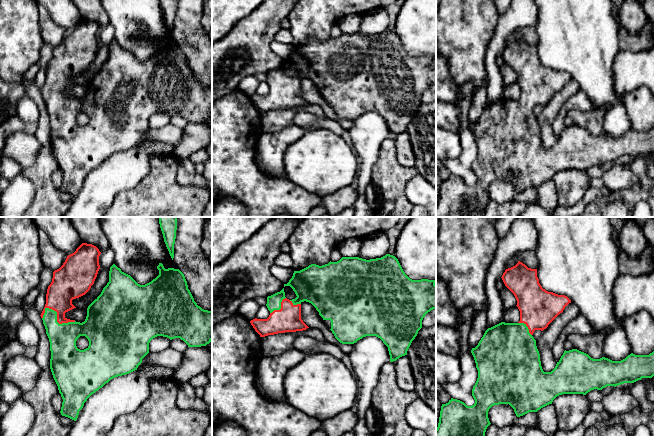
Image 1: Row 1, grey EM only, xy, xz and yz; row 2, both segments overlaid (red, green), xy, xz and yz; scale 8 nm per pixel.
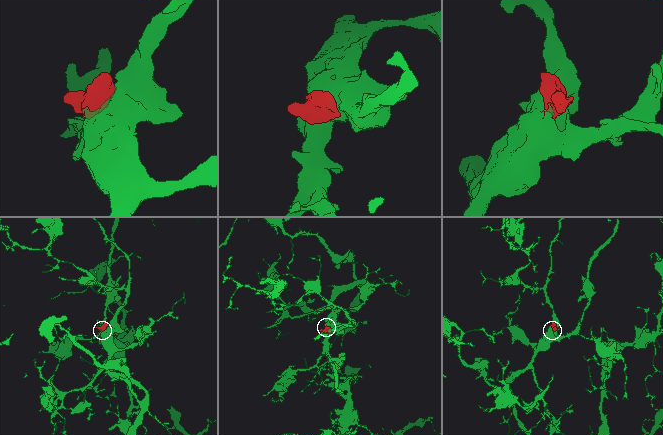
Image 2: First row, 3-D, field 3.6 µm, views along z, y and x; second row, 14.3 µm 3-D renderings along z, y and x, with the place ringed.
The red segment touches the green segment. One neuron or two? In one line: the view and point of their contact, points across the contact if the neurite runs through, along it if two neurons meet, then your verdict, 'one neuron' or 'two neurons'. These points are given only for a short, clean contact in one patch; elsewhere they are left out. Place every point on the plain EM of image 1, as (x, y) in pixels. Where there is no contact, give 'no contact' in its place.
contact xy (57, 96); way xy (62, 66), (57, 80), (57, 96), (62, 113); one neuron

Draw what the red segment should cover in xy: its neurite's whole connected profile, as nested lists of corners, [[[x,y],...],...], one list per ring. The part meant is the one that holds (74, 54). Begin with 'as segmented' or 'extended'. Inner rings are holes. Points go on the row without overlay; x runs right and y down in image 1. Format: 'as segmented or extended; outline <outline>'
extended; outline [[[82,19],[74,29],[67,32],[63,41],[53,48],[52,58],[47,65],[46,80],[40,91],[50,118],[50,145],[63,175],[60,189],[74,197],[92,170],[111,155],[137,146],[142,135],[149,129],[149,119],[153,114],[157,112],[170,116],[180,114],[188,123],[206,122],[212,117],[212,87],[204,86],[197,81],[188,65],[185,52],[179,45],[165,45],[162,39],[157,42],[159,51],[145,61],[138,60],[130,51],[113,40],[109,47],[109,58],[88,82],[85,97],[80,99],[67,95],[65,89],[76,84],[72,76],[85,71],[94,60],[100,45],[100,30],[96,22]],[[80,112],[85,112],[89,117],[89,122],[84,126],[76,122]]]

